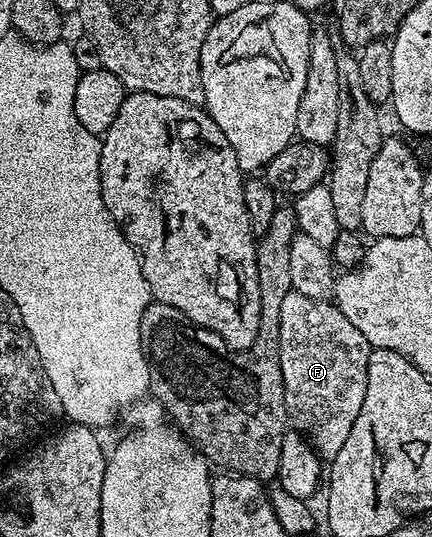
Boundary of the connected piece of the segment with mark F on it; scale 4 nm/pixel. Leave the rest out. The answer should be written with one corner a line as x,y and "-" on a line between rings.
293,289
288,293
288,297
284,297
284,305
280,305
278,352
280,353
280,373
284,377
286,418
289,426
301,435
305,435
307,441
313,445
315,451
318,452
323,460
329,461
334,459
336,453
340,453
345,439
348,438
348,433
352,433
352,425
356,421
356,417
360,417
360,405
364,405
364,389
368,389
368,357
371,350
371,345
364,337
364,333
360,333
360,329
356,329
356,325
352,325
352,321
348,321
348,317
344,317
344,313
340,313
340,309
333,302
325,299
304,297
304,293
296,293

